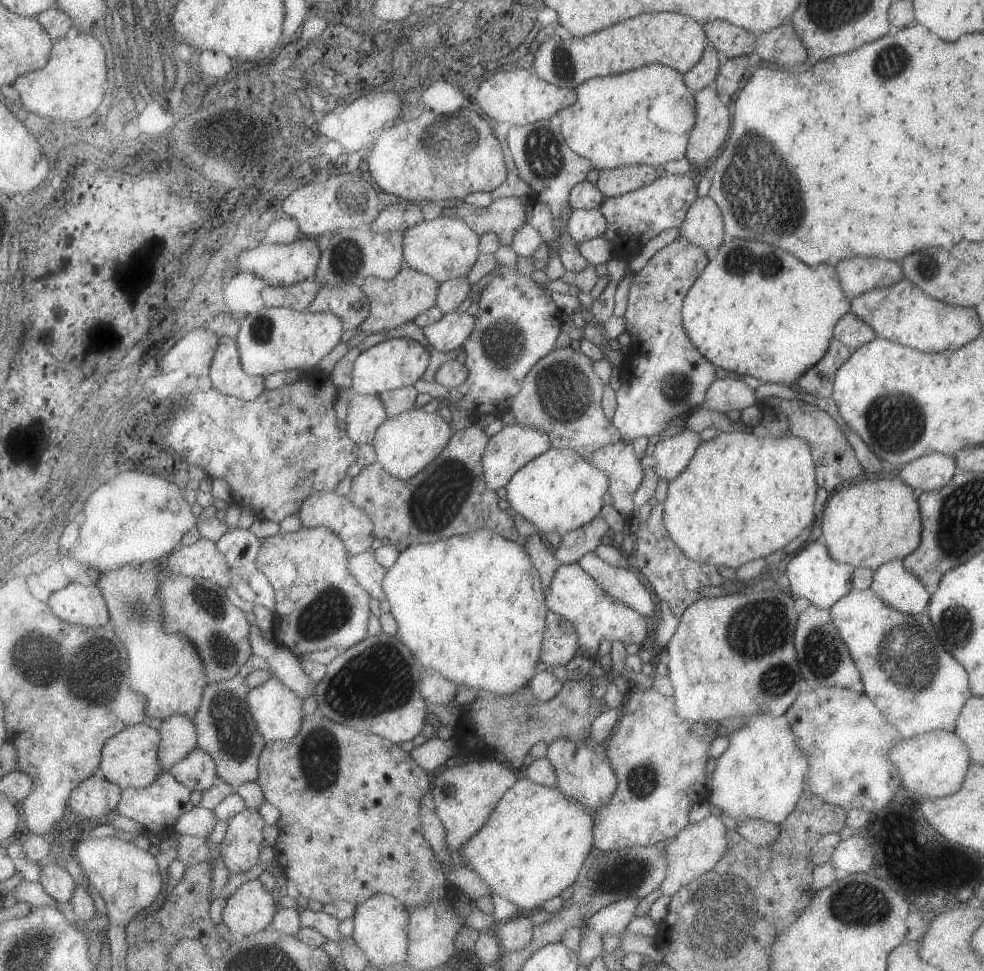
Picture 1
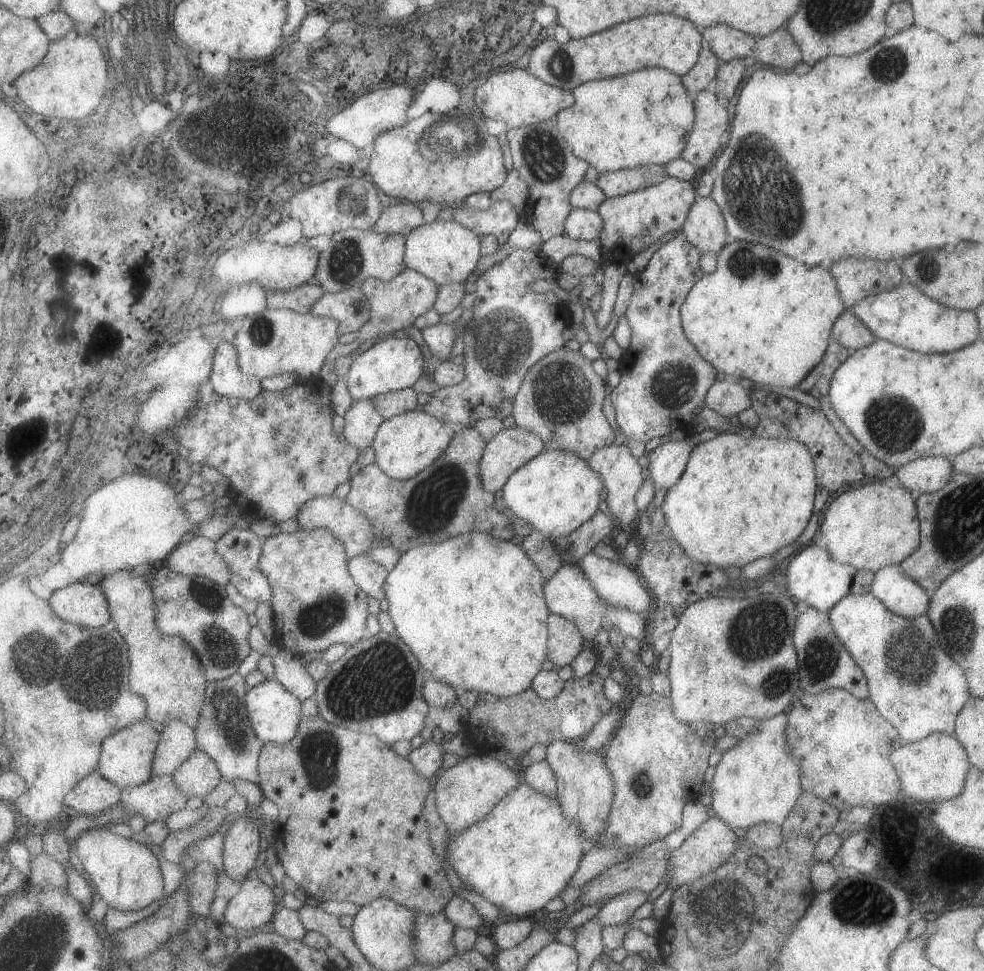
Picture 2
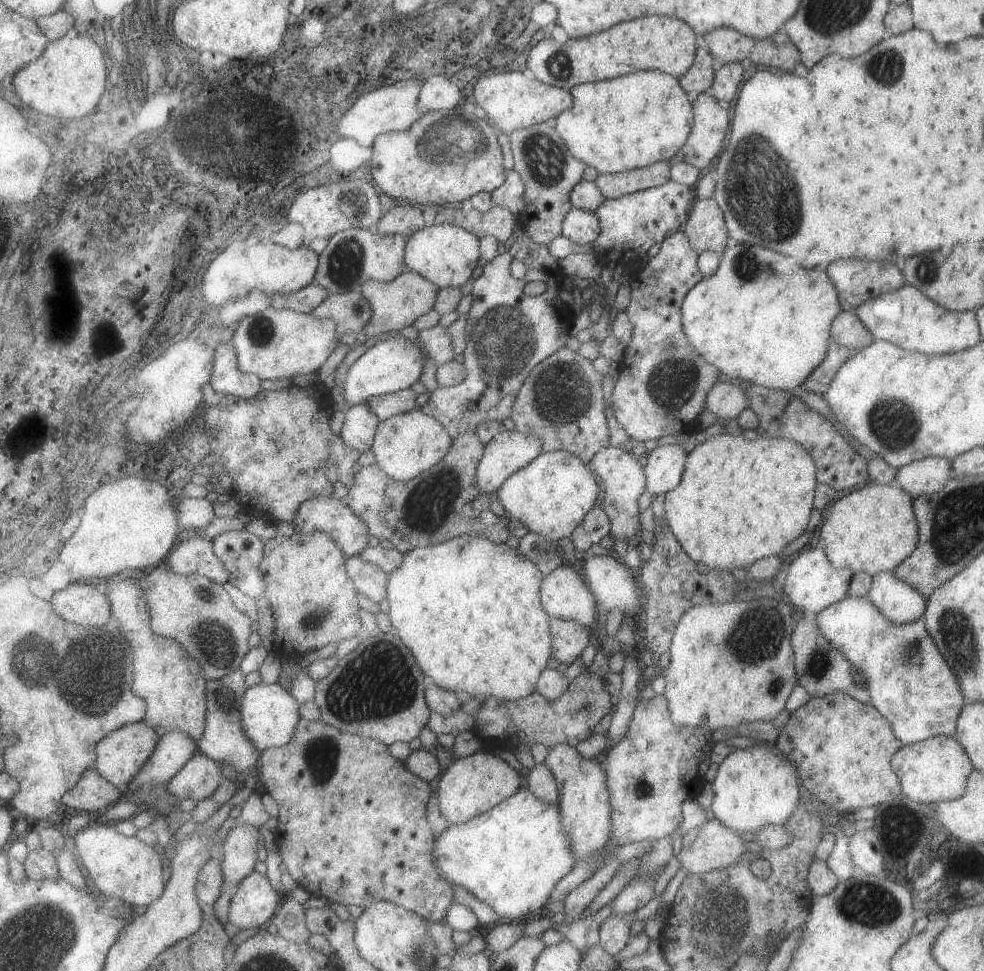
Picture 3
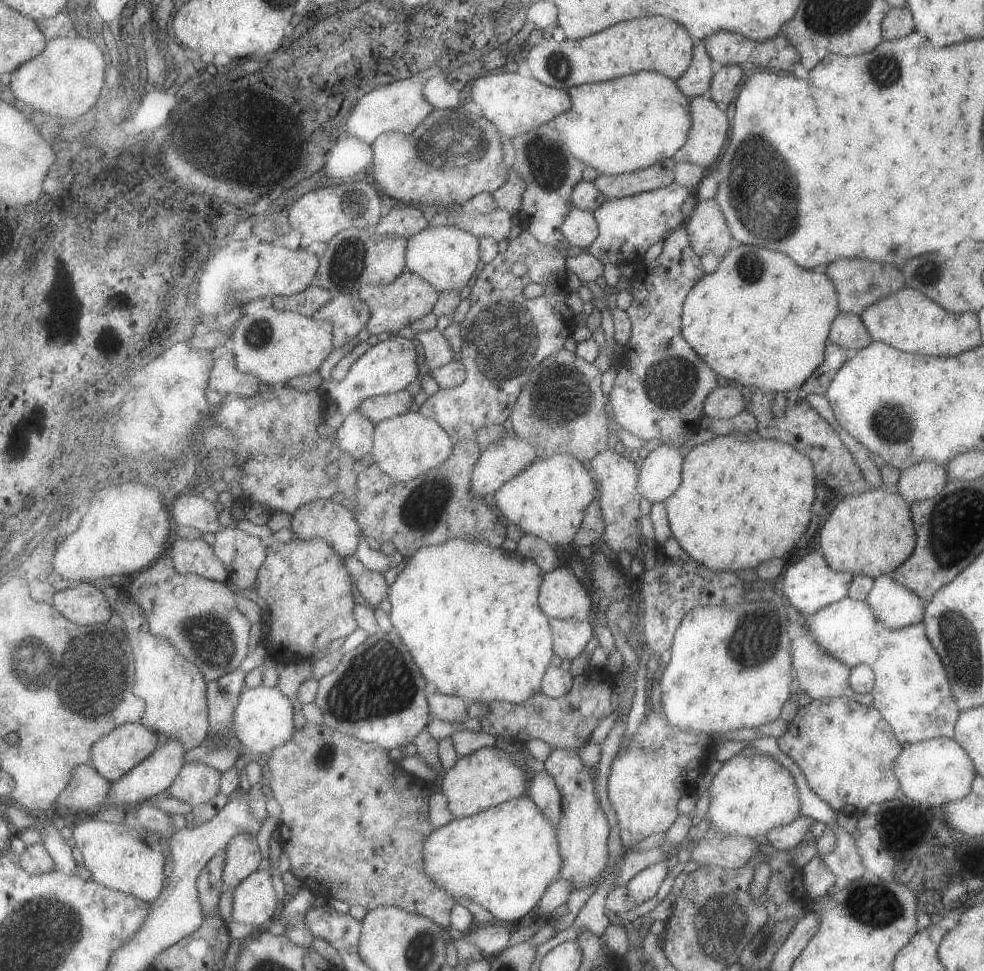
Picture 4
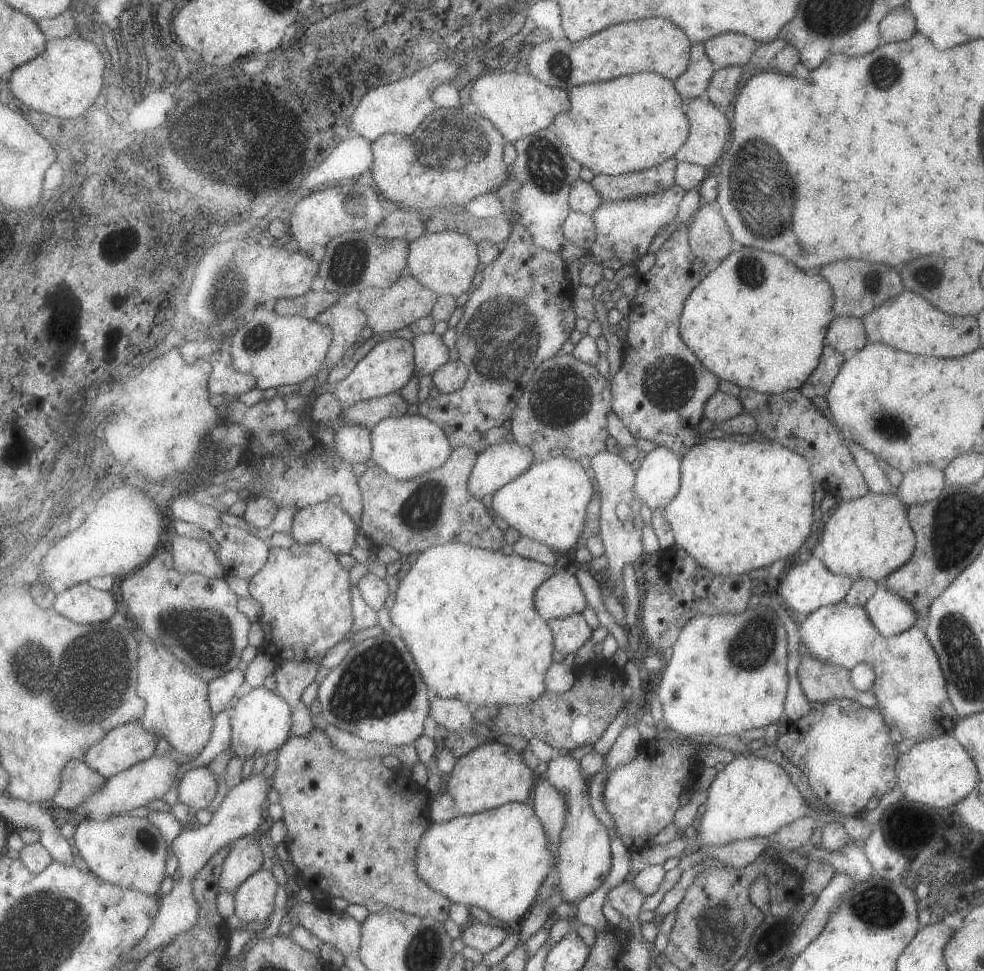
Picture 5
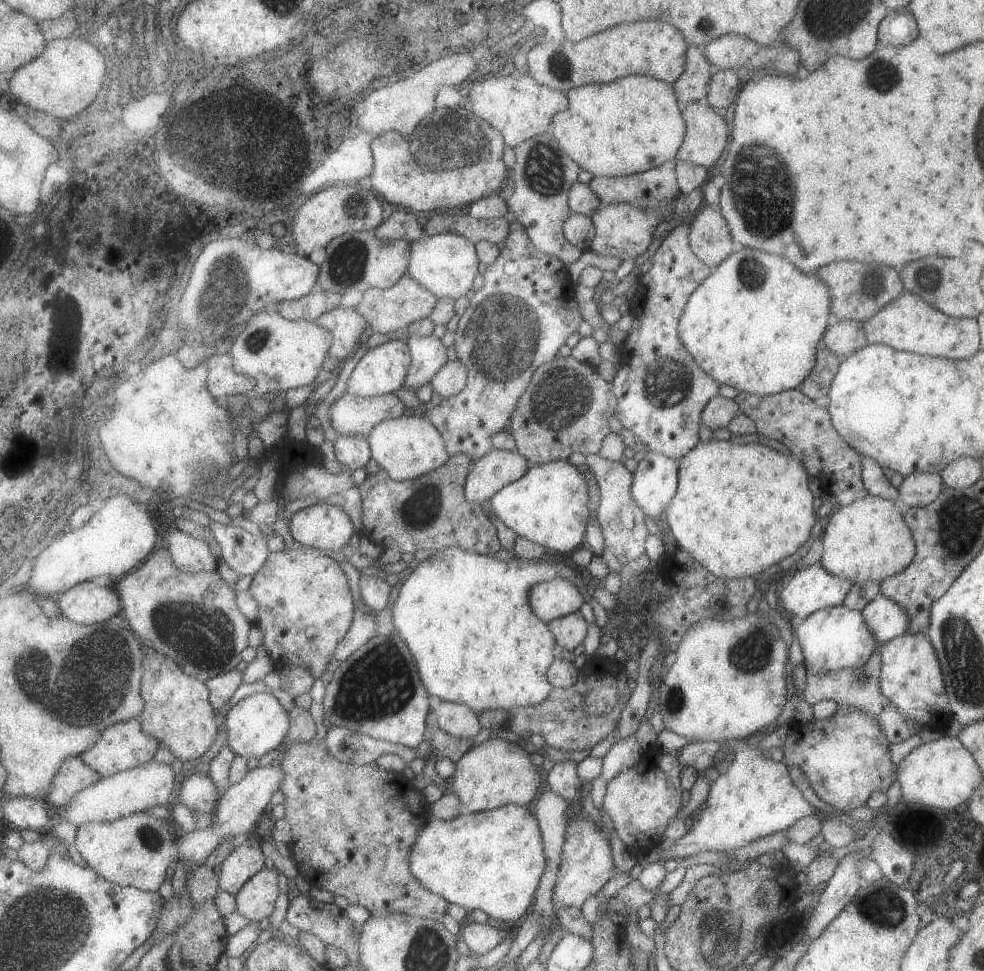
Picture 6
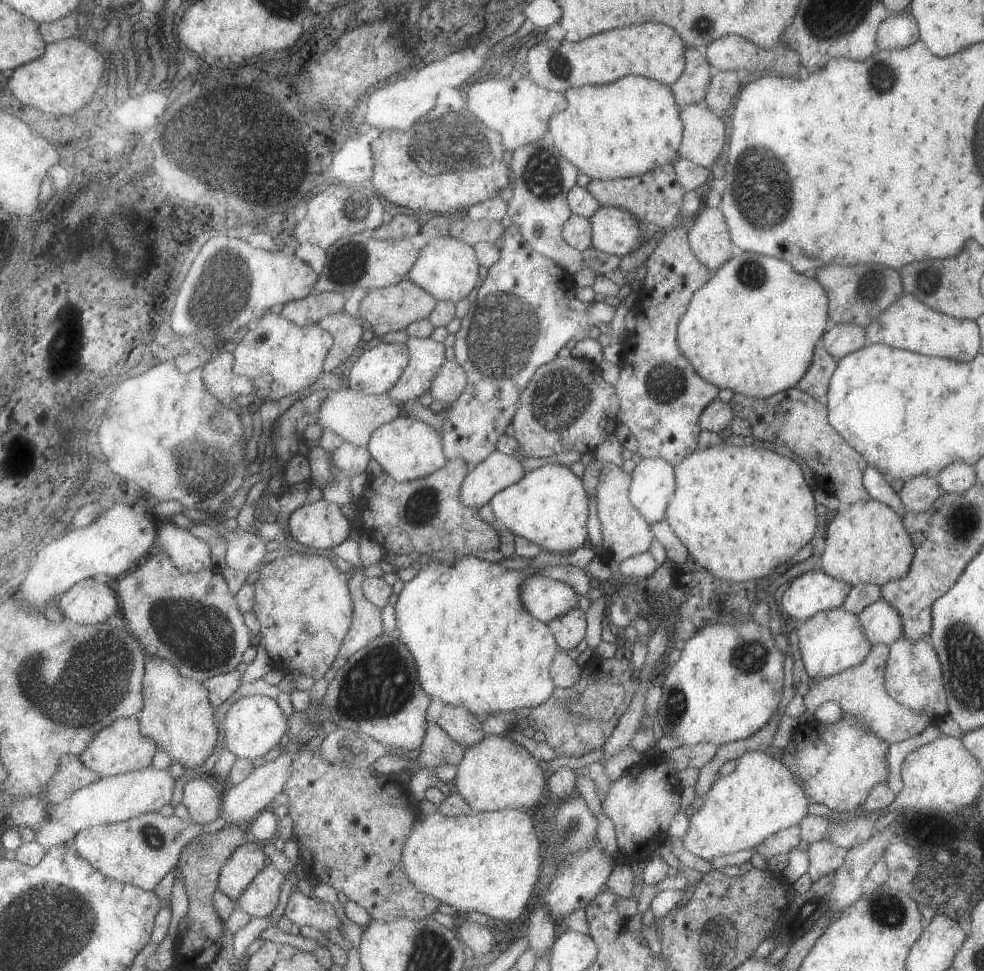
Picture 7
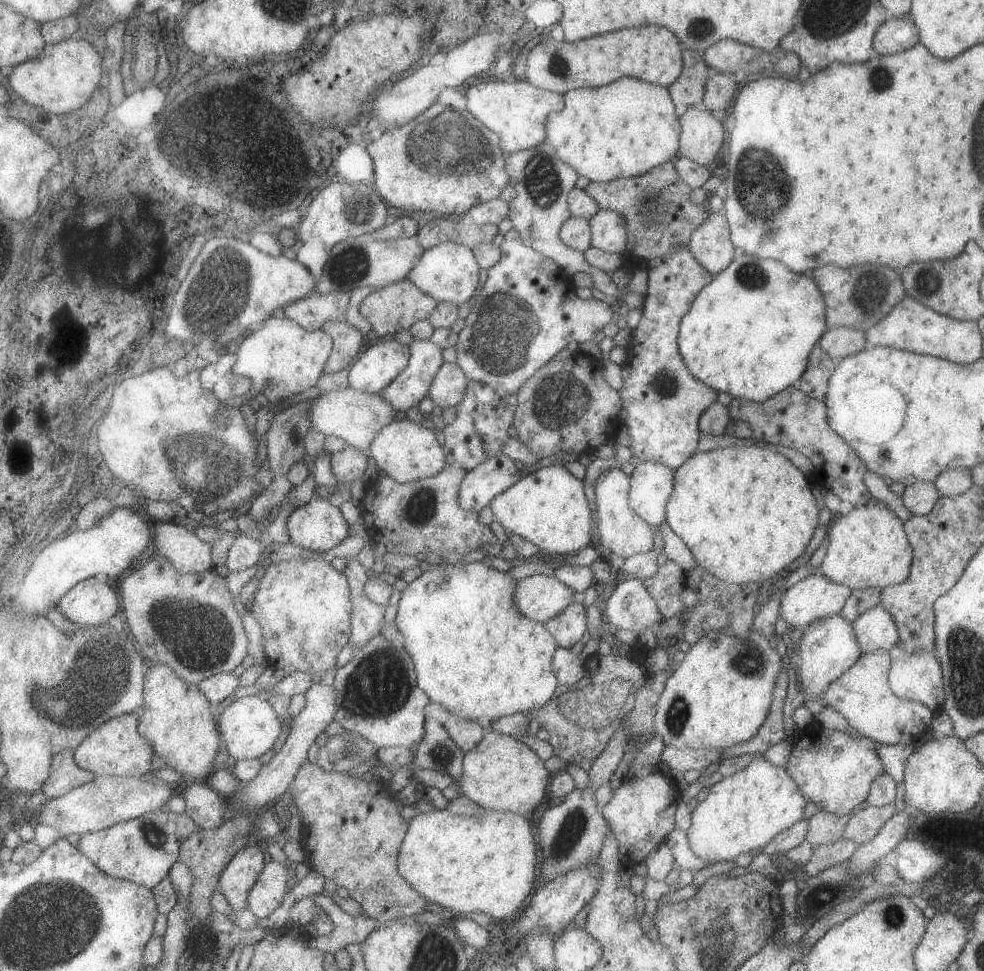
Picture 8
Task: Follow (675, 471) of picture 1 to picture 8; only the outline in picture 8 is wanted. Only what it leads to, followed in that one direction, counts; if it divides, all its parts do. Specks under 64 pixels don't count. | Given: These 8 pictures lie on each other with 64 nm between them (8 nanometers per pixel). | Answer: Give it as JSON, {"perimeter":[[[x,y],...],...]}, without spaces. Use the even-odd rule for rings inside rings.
{"perimeter":[[[639,461],[631,474],[629,506],[652,528],[663,523],[666,500],[673,490],[673,470],[653,461]]]}

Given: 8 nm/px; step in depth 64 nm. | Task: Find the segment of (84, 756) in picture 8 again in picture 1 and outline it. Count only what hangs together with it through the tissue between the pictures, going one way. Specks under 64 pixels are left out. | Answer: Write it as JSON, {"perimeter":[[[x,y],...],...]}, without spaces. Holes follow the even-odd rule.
{"perimeter":[[[147,722],[139,723],[110,738],[103,749],[101,769],[104,778],[121,786],[143,788],[149,786],[162,772],[159,749],[162,741],[160,729],[151,728]]]}

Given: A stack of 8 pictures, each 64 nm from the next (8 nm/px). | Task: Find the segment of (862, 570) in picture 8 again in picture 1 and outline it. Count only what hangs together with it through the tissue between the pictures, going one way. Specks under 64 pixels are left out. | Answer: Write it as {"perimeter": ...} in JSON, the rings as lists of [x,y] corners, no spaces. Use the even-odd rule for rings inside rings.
{"perimeter":[[[877,475],[858,484],[851,482],[849,486],[829,494],[827,501],[822,518],[819,518],[816,524],[820,528],[821,542],[825,545],[829,556],[838,563],[874,571],[887,561],[893,559],[902,561],[919,546],[922,526],[918,502],[912,488],[898,476]]]}

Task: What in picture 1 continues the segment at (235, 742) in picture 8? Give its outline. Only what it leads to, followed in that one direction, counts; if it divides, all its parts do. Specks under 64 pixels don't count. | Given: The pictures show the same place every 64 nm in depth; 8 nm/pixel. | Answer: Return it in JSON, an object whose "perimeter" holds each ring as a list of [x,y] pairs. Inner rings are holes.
{"perimeter":[[[277,676],[271,677],[265,684],[250,689],[248,703],[257,728],[267,741],[287,741],[300,733],[304,716],[303,699],[287,688]]]}

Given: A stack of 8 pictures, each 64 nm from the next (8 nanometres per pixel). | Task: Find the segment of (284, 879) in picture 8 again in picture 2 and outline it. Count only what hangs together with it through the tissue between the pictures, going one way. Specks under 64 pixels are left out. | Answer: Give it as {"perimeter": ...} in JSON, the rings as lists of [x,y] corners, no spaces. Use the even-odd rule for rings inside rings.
{"perimeter":[[[247,877],[241,883],[240,890],[227,904],[225,922],[237,932],[257,931],[274,920],[280,909],[280,892],[269,888],[258,877]]]}

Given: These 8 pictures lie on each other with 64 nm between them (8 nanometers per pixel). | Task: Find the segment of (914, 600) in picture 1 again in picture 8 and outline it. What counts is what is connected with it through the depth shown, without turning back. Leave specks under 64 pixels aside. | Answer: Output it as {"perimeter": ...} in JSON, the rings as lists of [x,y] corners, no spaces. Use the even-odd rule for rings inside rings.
{"perimeter":[[[880,604],[859,614],[852,622],[852,631],[861,654],[872,653],[877,649],[889,652],[898,637],[891,615]]]}

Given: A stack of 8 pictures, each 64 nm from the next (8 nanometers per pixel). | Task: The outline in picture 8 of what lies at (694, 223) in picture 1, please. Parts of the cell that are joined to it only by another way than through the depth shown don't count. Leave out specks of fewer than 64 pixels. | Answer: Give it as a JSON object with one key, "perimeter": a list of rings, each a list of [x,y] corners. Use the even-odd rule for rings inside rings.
{"perimeter":[[[710,212],[691,233],[687,247],[695,262],[713,276],[719,274],[734,259],[734,246],[724,214]]]}

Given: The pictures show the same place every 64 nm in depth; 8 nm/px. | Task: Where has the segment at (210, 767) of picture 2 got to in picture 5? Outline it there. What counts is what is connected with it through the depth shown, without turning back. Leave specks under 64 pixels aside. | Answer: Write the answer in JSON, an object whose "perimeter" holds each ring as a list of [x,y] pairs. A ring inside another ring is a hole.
{"perimeter":[[[208,766],[191,769],[179,781],[179,800],[194,811],[205,810],[215,800],[217,786],[219,781]]]}

